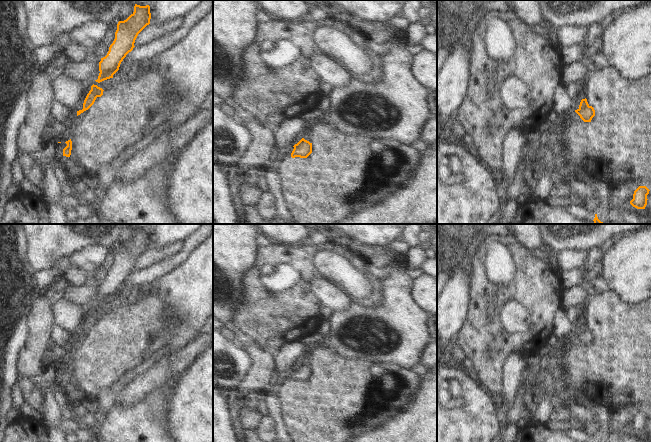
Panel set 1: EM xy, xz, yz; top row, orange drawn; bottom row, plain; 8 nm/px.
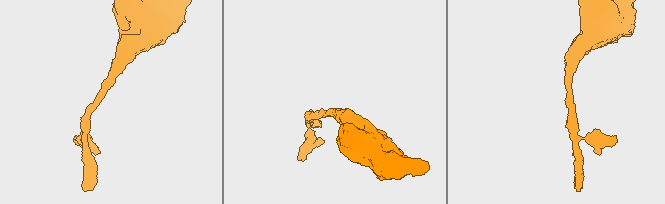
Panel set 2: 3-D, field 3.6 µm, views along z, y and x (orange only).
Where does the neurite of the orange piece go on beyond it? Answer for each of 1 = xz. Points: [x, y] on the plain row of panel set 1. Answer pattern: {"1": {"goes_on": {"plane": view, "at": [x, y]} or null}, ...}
{"1": {"goes_on": null}}

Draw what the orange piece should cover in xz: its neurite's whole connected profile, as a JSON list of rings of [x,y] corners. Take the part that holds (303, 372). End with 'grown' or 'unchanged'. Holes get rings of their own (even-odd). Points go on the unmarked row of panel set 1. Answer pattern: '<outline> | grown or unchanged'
[[[302,362],[297,368],[295,368],[294,373],[291,377],[291,381],[307,382],[312,377],[312,367]]] | unchanged

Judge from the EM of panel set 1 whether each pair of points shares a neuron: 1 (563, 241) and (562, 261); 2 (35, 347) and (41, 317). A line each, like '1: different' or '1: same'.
1: different
2: same

